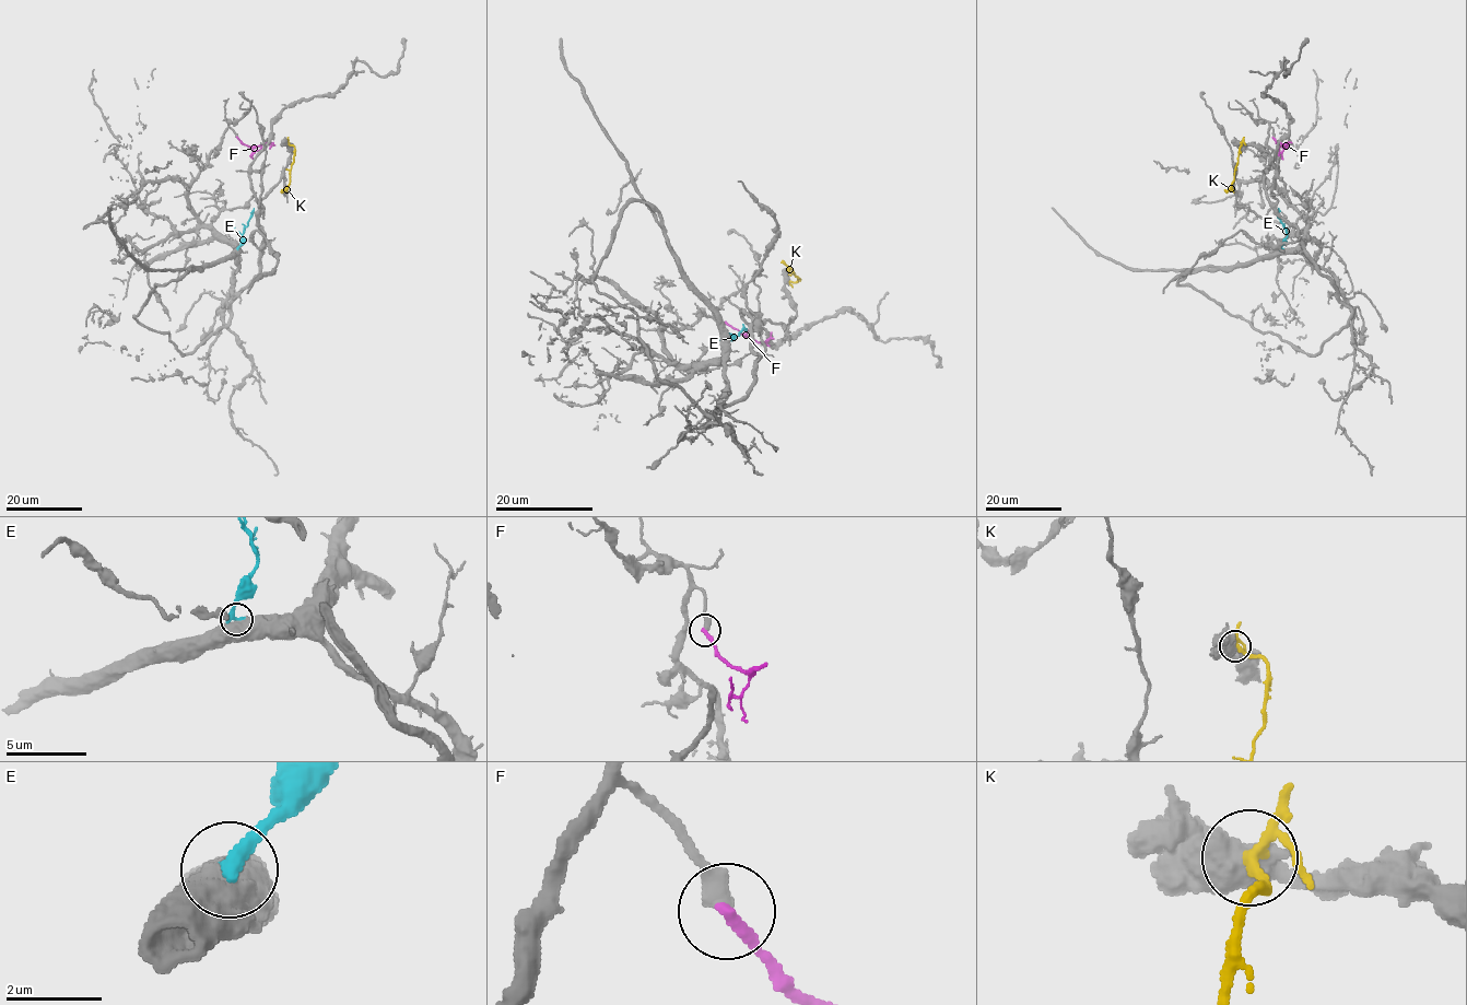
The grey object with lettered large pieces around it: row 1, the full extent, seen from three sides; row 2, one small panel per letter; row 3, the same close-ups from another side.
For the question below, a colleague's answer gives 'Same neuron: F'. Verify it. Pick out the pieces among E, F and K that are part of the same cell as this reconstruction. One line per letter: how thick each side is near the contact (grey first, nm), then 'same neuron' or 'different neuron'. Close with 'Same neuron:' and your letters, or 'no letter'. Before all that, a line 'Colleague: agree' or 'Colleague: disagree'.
Colleague: disagree
E: 800 nm thick on the grey side, 360 nm on the other; different neuron
F: 400 nm thick on the grey side, 280 nm on the other; different neuron
K: 480 nm thick on the grey side, 180 nm on the other; different neuron
Same neuron: no letter

